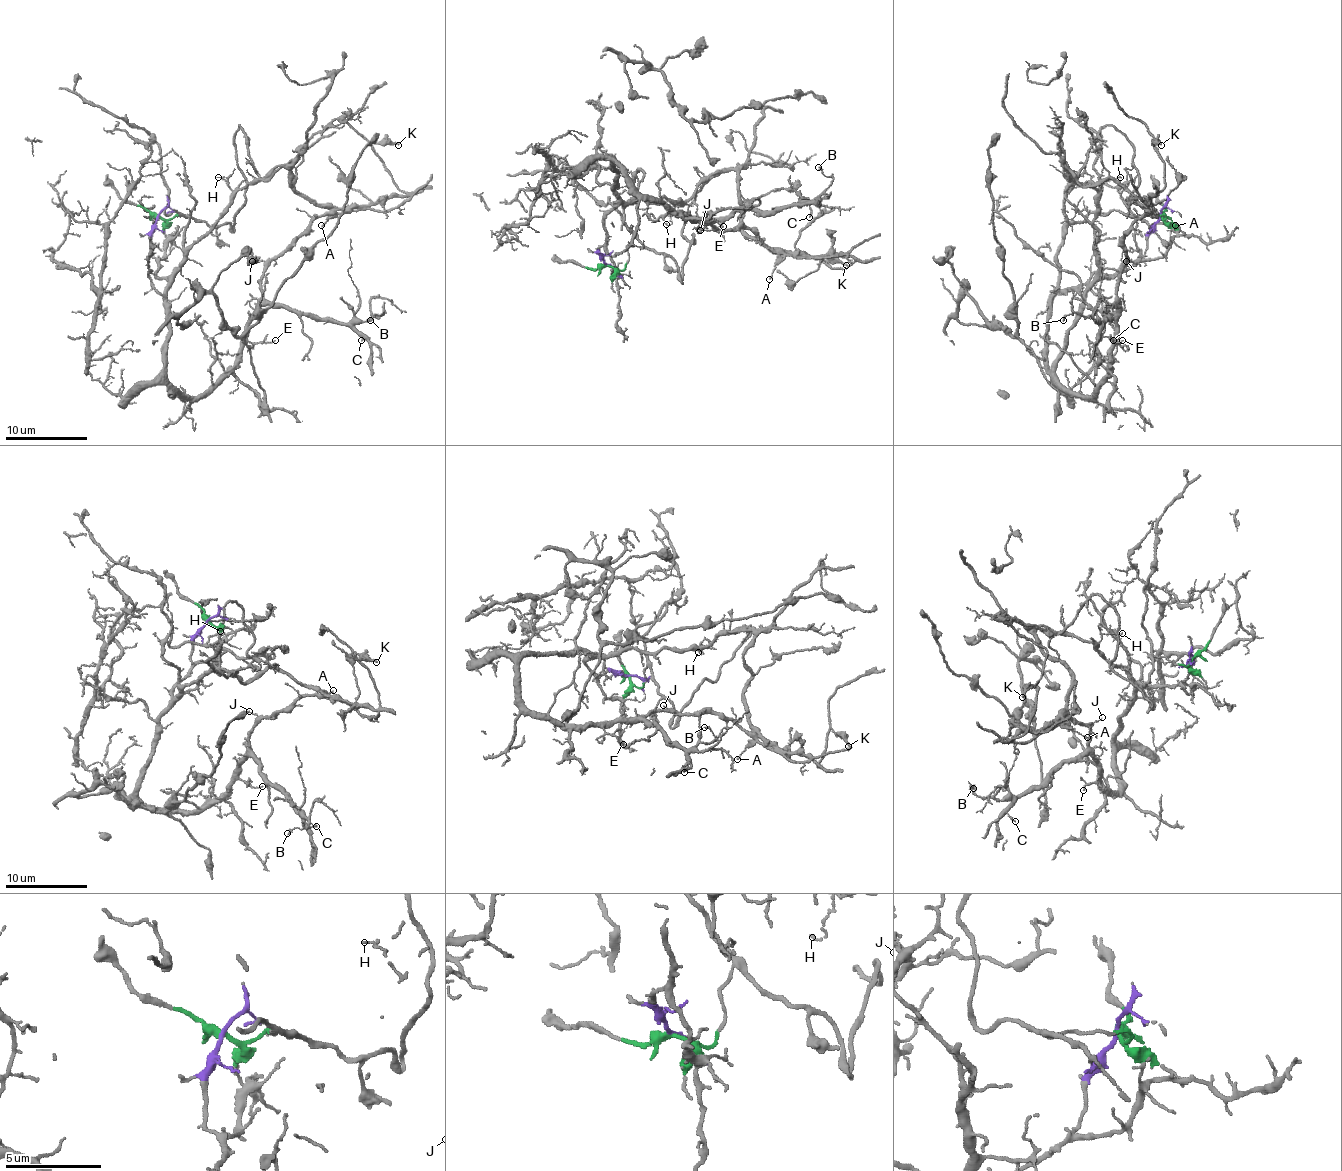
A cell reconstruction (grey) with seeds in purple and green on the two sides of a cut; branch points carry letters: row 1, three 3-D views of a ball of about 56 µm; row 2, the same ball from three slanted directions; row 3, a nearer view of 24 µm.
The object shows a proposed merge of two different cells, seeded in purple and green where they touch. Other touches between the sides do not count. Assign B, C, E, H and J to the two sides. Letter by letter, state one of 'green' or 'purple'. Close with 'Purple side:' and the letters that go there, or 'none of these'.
B: purple
C: purple
E: purple
H: purple
J: purple
Purple side: B, C, E, H, J

